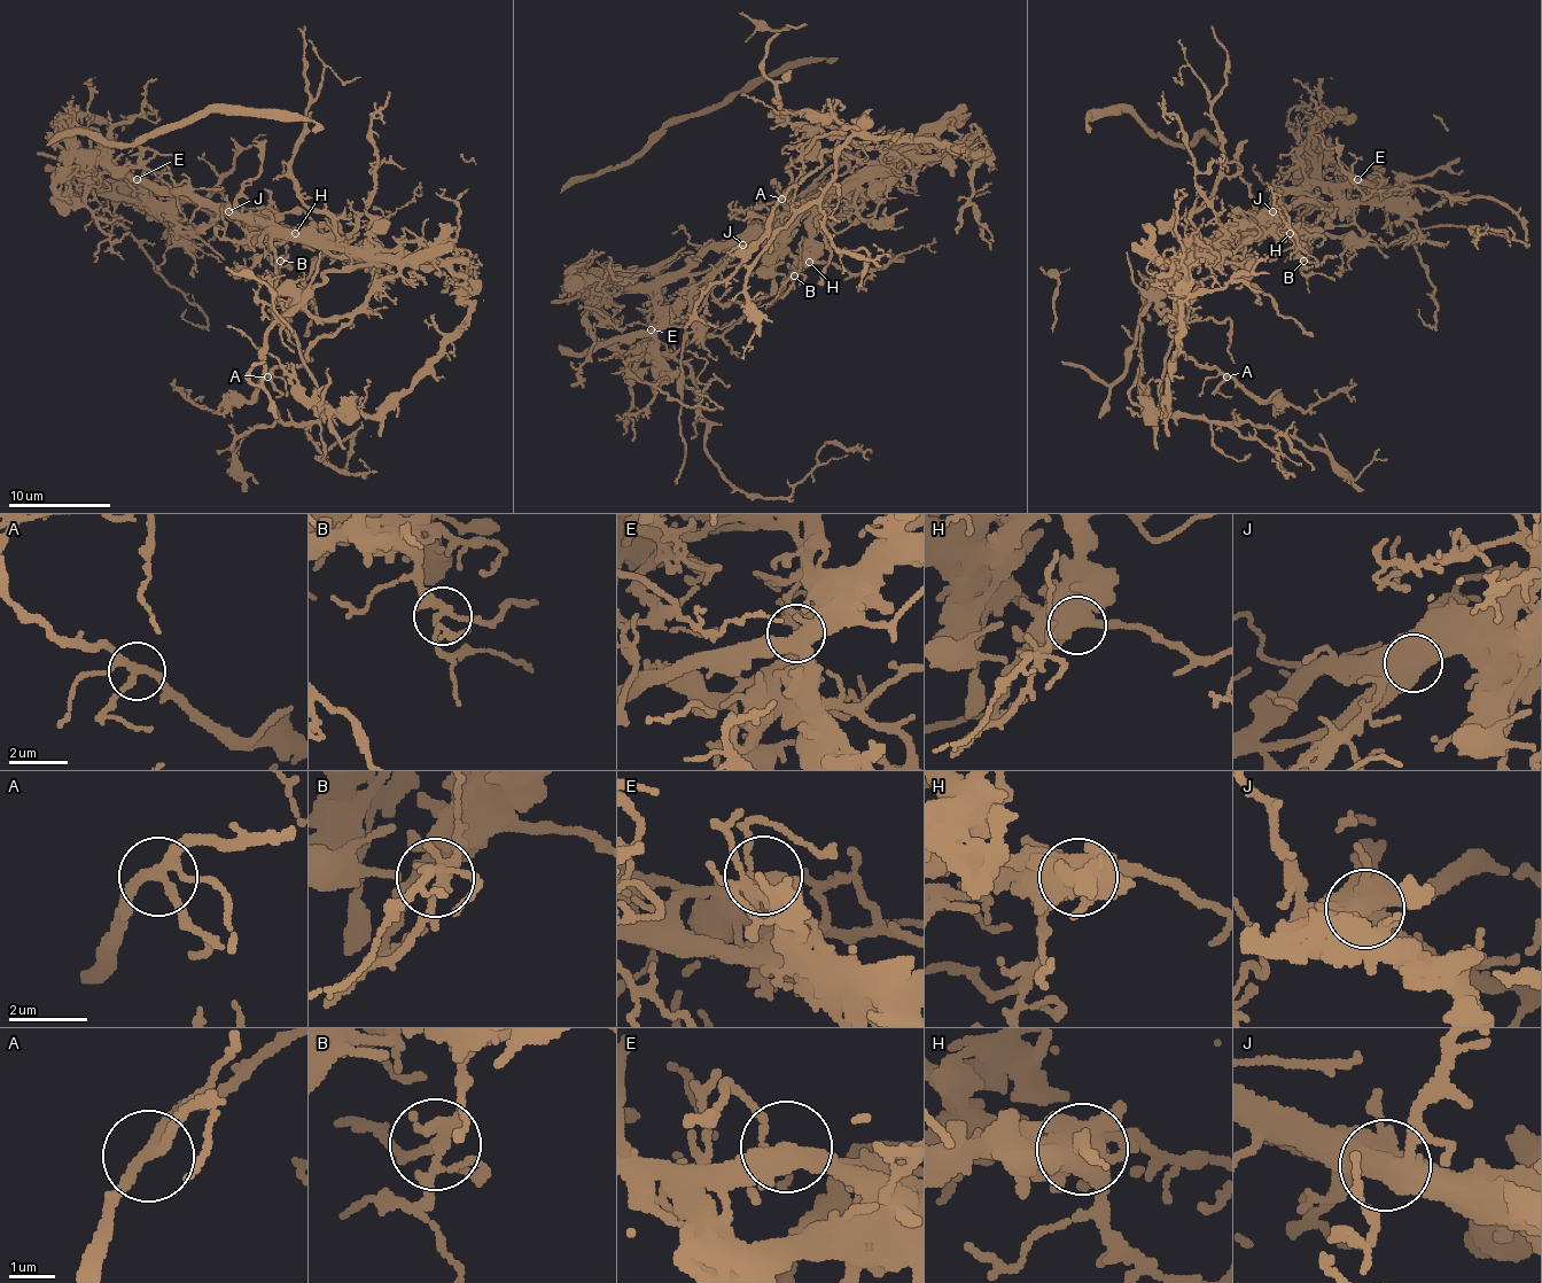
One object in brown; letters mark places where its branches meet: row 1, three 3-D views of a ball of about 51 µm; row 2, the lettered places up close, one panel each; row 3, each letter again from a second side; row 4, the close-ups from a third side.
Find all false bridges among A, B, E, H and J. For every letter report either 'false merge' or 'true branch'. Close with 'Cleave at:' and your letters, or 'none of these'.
A: true branch
B: true branch
E: true branch
H: true branch
J: false merge
Cleave at: J

